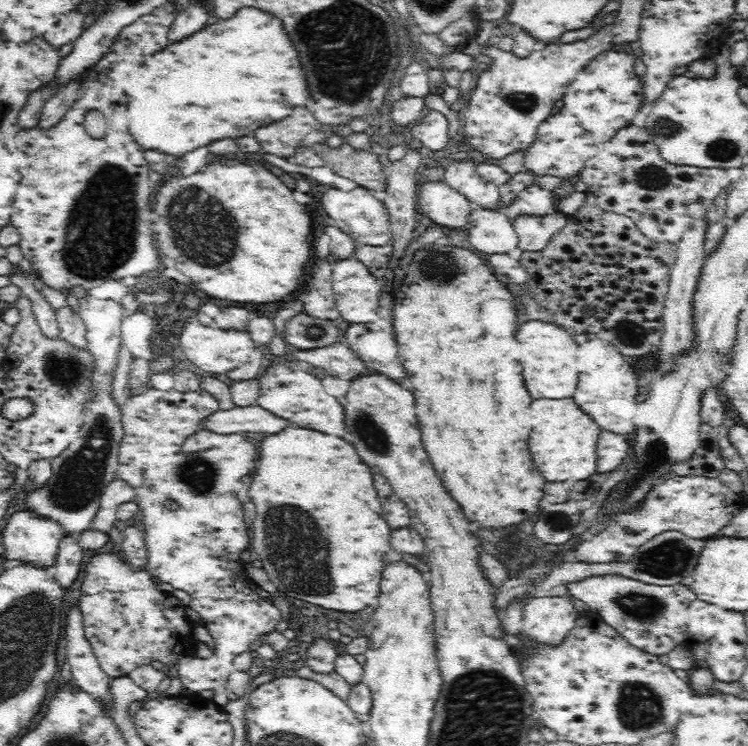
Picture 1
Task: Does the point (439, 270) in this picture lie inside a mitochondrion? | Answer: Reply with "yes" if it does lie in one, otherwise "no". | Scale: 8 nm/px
yes

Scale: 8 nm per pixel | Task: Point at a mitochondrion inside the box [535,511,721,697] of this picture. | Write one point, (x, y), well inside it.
(667, 558)

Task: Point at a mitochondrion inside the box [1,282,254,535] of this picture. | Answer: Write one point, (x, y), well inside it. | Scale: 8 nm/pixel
(78, 477)

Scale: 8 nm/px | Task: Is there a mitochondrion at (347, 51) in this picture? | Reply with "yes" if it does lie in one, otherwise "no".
yes

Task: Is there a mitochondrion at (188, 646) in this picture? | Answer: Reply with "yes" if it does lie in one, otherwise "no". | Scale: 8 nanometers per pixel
no

